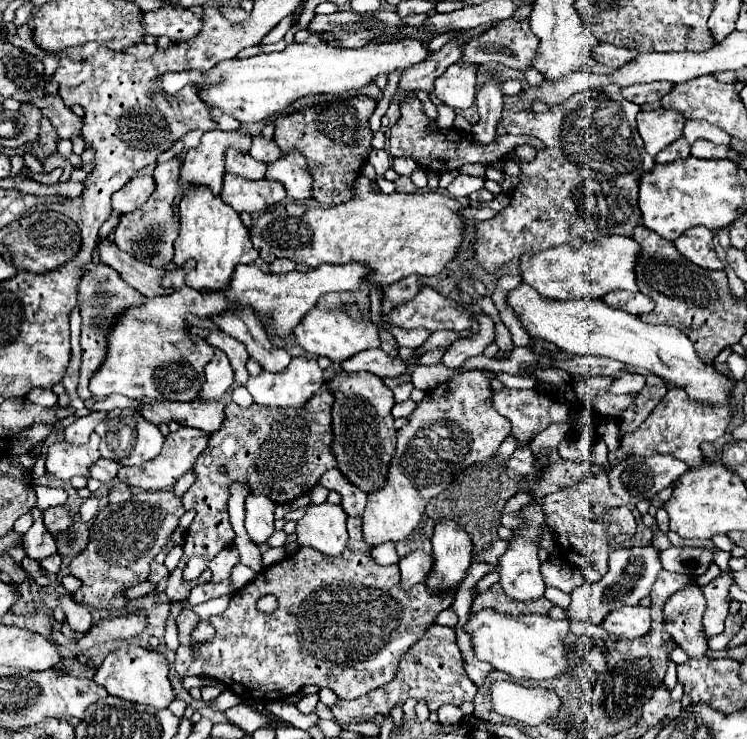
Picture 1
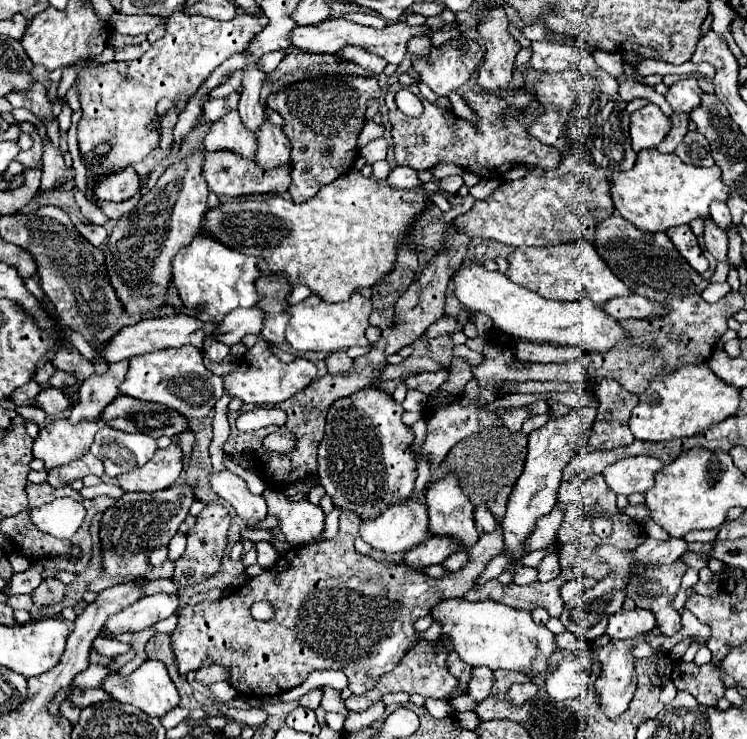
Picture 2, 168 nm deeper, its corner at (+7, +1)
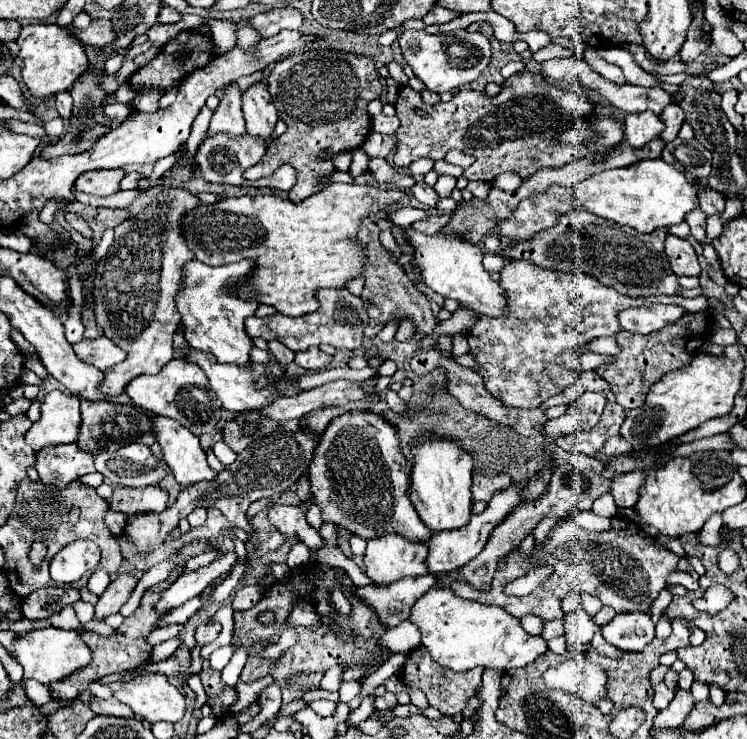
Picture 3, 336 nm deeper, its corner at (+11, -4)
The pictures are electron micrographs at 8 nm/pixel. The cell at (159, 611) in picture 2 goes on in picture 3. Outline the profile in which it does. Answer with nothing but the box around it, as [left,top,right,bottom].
[156,551,238,611]

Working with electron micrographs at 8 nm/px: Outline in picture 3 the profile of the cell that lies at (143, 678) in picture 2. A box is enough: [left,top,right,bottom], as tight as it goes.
[114,675,186,723]

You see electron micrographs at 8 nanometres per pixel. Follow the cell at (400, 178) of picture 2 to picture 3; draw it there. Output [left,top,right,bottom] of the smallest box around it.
[412,183,438,207]

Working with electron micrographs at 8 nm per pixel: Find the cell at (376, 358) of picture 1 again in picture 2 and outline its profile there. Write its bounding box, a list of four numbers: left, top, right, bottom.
[326,352,354,374]

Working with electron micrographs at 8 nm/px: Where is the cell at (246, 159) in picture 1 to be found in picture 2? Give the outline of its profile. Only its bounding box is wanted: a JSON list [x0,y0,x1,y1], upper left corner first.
[204,110,256,160]

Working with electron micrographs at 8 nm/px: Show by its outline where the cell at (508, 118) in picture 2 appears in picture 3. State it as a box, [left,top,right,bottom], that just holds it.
[394,71,594,181]

